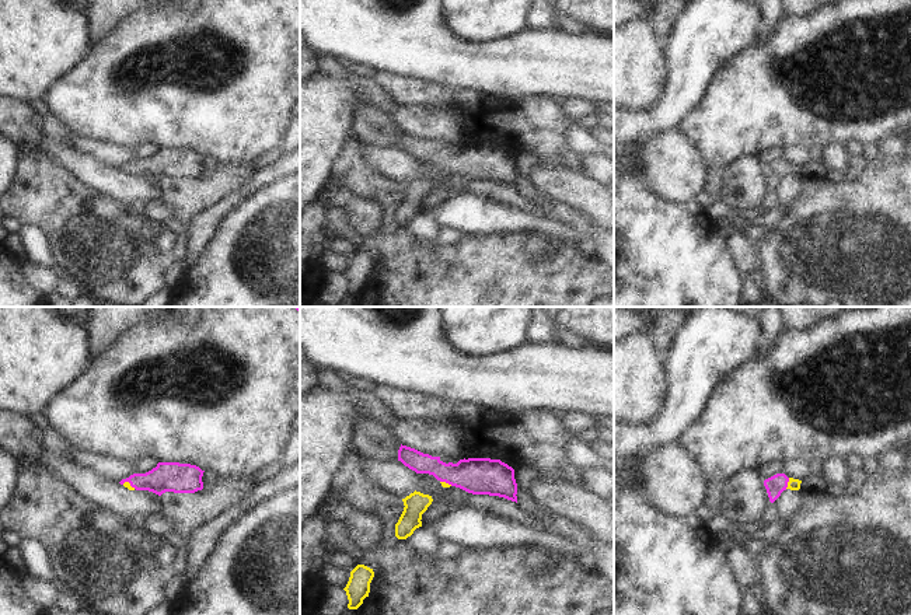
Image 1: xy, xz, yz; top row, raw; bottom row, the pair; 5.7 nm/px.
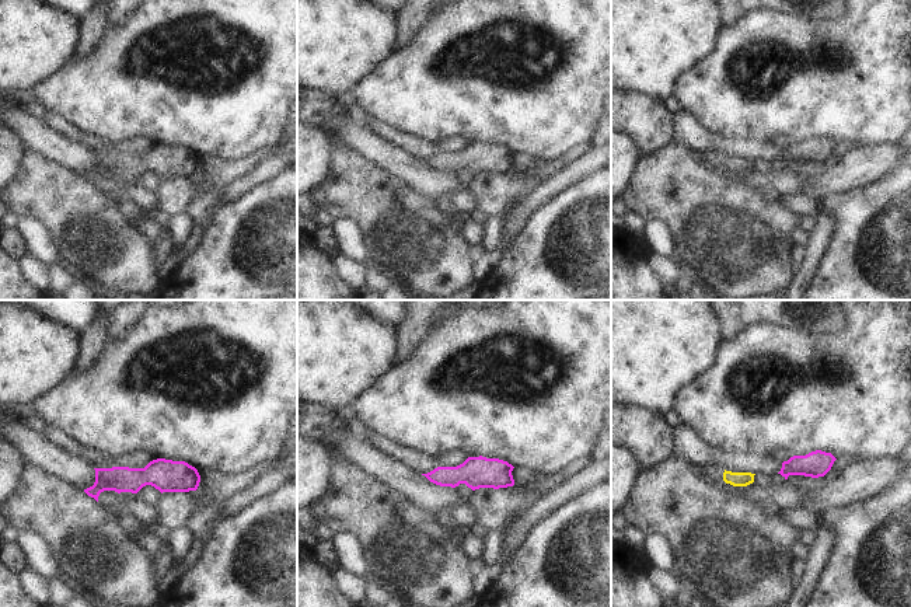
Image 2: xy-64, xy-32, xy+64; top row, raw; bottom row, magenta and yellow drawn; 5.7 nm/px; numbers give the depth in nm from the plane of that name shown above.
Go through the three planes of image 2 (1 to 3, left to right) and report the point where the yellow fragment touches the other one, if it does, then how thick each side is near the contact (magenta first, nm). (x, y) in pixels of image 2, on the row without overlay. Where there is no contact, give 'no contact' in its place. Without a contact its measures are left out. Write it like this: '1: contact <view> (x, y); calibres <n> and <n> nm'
1: no contact
2: no contact
3: no contact

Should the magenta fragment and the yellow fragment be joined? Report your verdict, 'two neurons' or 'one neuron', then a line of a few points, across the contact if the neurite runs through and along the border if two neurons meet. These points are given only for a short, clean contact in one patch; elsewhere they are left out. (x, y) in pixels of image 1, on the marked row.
one neuron | yz (775, 485), (786, 484), (793, 484)

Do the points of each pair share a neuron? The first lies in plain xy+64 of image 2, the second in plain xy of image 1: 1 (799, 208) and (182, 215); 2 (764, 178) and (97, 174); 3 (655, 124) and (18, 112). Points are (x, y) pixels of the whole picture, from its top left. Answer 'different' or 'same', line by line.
1: different
2: same
3: same

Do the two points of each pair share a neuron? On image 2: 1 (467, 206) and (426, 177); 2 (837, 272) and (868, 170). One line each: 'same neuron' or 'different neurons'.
1: different neurons
2: different neurons

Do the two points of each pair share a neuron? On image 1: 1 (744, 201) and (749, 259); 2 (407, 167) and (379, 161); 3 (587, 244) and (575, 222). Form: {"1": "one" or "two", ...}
{"1": "one", "2": "one", "3": "two"}

